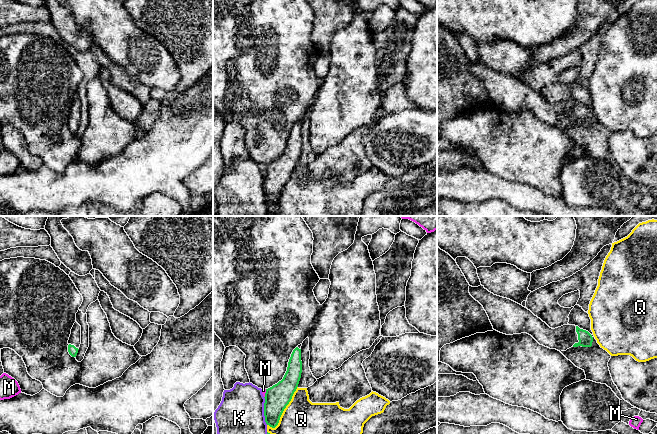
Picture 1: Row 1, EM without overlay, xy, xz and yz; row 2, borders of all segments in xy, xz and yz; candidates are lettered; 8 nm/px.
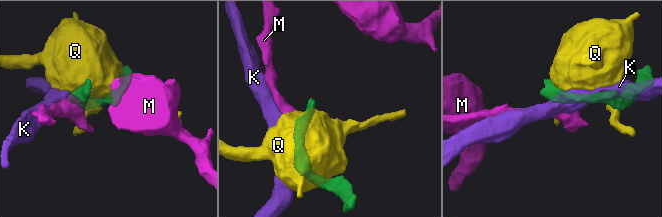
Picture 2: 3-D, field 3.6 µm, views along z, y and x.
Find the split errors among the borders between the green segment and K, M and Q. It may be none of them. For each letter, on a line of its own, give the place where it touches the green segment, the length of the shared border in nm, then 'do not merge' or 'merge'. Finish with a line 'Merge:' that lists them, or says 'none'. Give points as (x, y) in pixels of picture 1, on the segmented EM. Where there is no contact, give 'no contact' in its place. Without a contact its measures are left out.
K: contact xz (264, 411); length 220 nm; do not merge
M: contact xz (265, 393); length 70 nm; do not merge
Q: contact xz (283, 410); length 400 nm; do not merge
Merge: none

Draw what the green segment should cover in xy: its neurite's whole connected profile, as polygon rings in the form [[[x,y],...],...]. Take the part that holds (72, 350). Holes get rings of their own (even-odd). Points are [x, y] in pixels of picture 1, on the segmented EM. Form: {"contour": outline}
{"contour": [[[75,322],[68,340],[68,352],[72,357],[76,357],[81,344],[81,326]]]}

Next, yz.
{"contour": [[[469,286],[470,295],[486,311],[493,329],[506,334],[527,333],[540,345],[558,351],[573,347],[591,347],[592,335],[575,325],[552,329],[522,305],[489,292],[484,286]]]}

